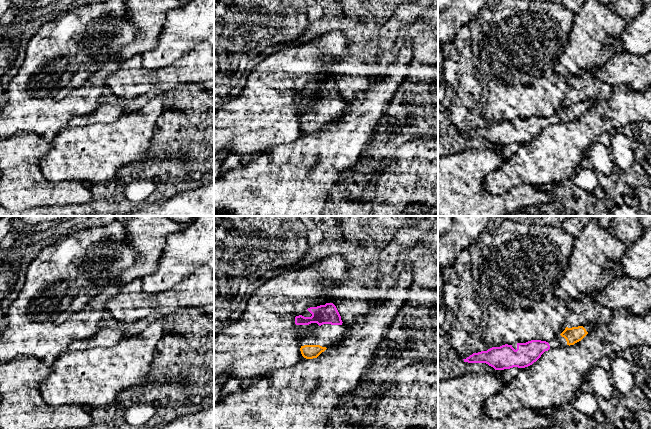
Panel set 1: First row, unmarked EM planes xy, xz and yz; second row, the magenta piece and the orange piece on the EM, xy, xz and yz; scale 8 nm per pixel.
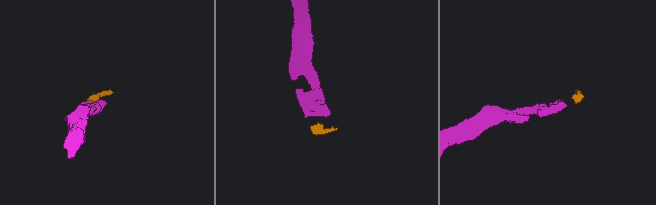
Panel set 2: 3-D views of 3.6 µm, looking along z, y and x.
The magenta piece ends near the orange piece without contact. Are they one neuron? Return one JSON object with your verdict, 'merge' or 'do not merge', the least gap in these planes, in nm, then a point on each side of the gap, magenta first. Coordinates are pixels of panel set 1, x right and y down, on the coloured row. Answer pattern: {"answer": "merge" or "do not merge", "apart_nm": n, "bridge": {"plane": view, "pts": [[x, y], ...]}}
{"answer": "merge", "apart_nm": 120, "bridge": {"plane": "yz", "pts": [[548, 343], [560, 334]]}}

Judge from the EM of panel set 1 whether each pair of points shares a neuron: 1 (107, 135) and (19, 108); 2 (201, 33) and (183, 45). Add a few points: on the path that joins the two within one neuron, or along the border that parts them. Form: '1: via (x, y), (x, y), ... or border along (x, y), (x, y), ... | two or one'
1: border along (67, 125), (55, 135) | two
2: via (196, 33), (193, 33), (186, 40) | one

